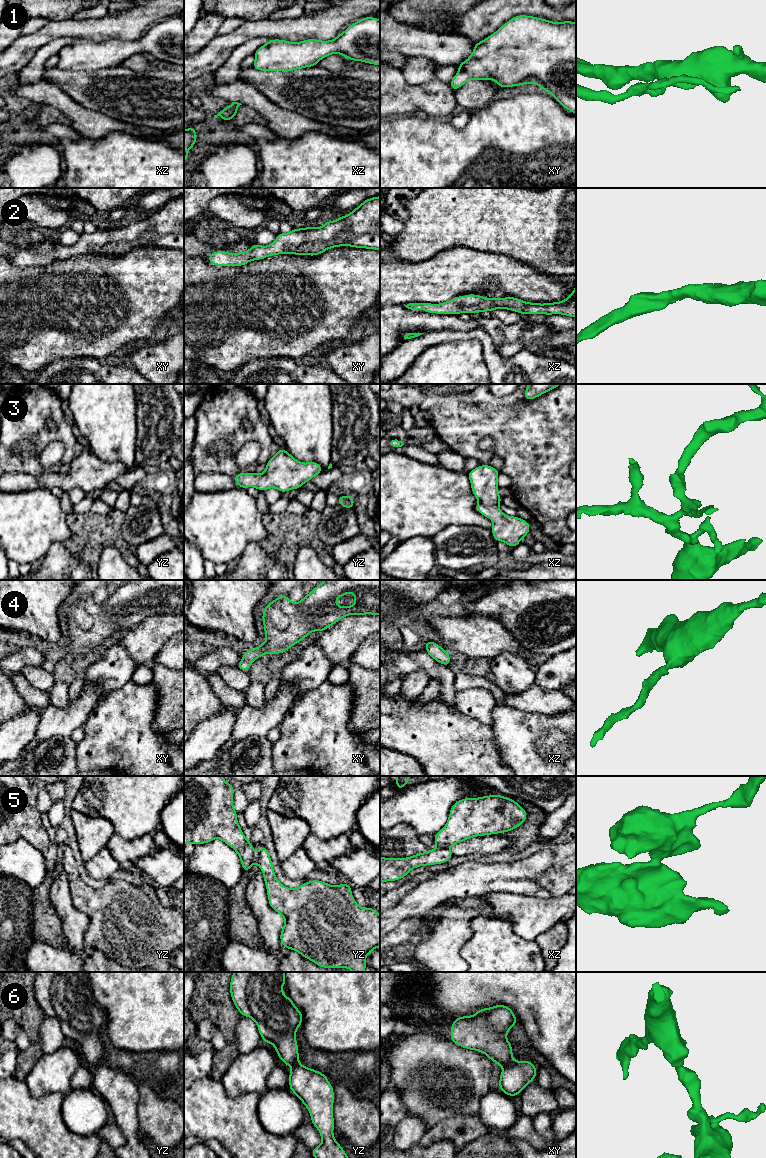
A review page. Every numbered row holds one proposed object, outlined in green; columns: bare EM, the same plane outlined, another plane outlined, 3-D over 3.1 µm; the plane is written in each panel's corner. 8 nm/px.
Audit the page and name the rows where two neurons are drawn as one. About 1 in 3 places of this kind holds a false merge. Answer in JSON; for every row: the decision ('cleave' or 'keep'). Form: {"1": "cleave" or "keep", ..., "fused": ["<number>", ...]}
{"1": "keep", "2": "keep", "3": "keep", "4": "keep", "5": "cleave", "6": "cleave", "fused": ["5", "6"]}

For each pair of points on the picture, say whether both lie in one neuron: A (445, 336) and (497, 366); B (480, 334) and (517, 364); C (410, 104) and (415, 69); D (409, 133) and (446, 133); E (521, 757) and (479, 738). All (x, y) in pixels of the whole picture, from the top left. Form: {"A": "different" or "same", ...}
{"A": "same", "B": "same", "C": "different", "D": "same", "E": "different"}

